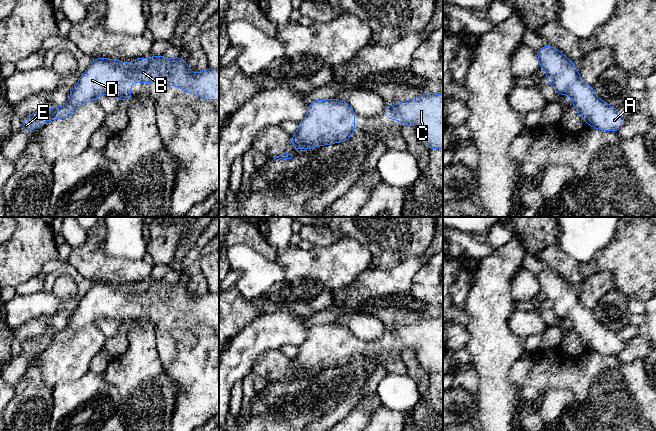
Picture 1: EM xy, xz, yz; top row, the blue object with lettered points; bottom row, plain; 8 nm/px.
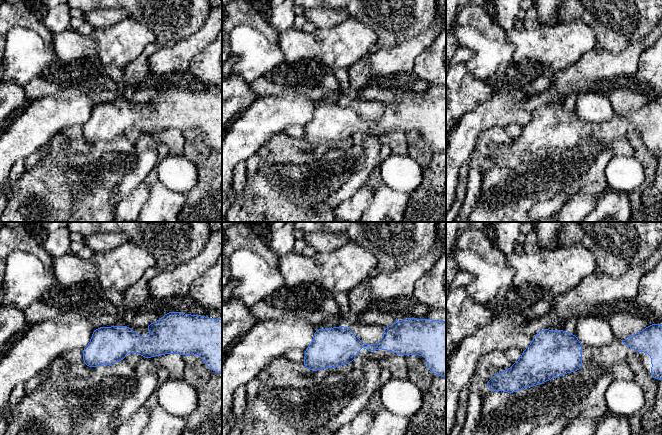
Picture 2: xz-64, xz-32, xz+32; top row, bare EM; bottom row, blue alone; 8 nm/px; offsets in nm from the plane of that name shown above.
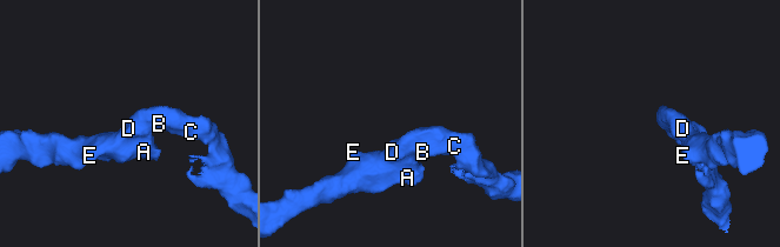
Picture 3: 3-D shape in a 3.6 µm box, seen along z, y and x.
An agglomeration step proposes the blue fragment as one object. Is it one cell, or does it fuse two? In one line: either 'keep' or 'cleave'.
keep

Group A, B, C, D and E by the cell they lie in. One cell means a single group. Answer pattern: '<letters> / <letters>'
A B C D E

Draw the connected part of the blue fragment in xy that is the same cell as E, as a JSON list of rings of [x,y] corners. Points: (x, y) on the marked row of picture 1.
[[[164,56],[136,58],[130,63],[121,60],[97,58],[82,74],[78,85],[71,91],[70,99],[60,107],[28,114],[22,129],[34,130],[38,124],[45,125],[52,119],[70,116],[80,105],[97,101],[101,94],[130,101],[131,83],[162,82],[166,85],[202,96],[205,101],[219,100],[219,70],[207,68],[192,73],[187,62],[179,57],[167,59]]]

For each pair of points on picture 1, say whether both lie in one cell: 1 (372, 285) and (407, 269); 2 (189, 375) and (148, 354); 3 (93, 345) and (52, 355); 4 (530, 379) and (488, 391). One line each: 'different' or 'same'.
1: same
2: different
3: same
4: different

